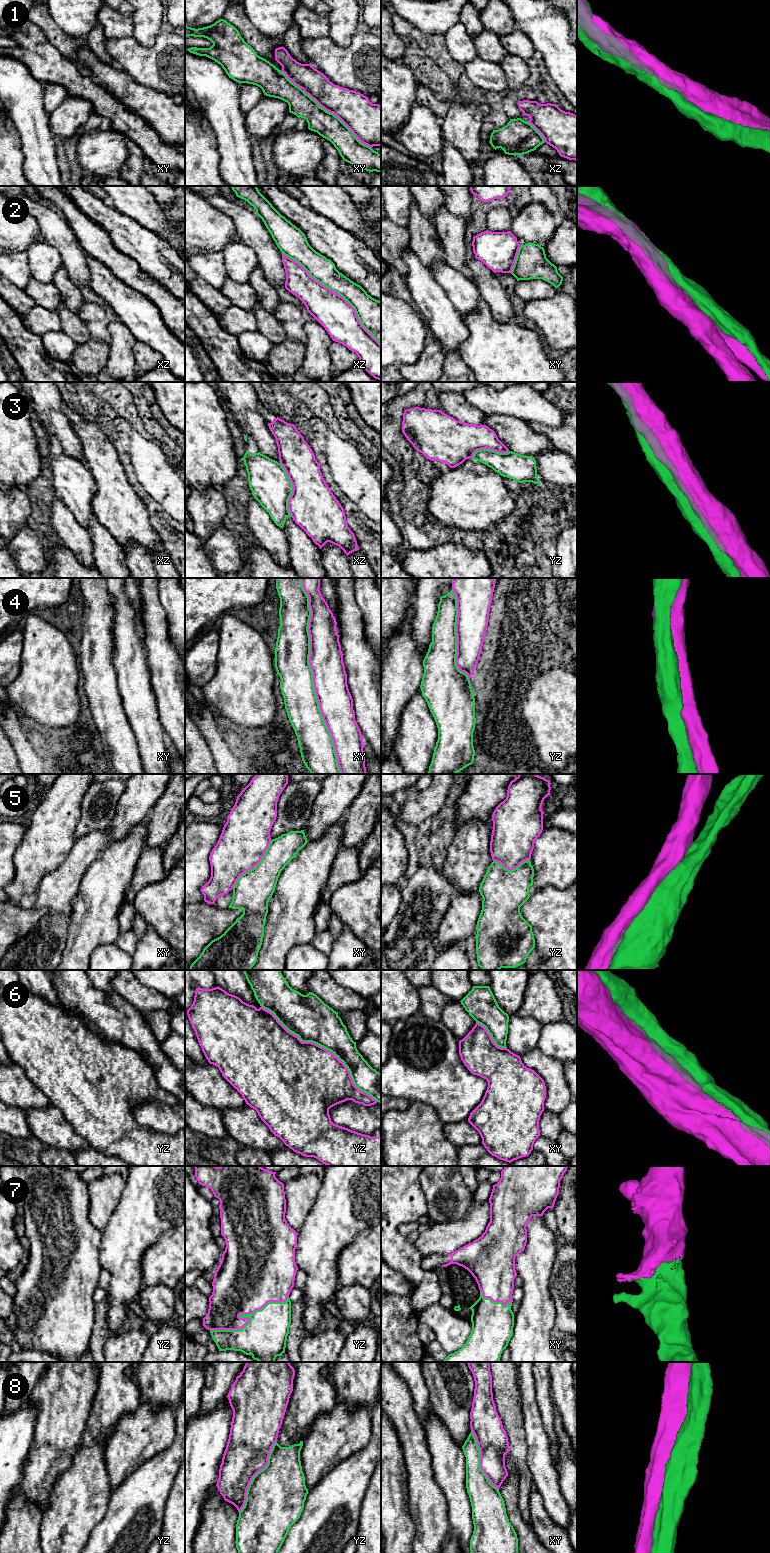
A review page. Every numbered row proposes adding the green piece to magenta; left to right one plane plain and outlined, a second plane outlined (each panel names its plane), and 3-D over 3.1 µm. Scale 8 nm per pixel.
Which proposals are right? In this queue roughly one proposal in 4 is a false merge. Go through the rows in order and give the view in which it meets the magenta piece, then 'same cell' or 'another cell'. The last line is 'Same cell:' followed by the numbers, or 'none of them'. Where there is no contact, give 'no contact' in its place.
1: contact in xy; same cell
2: contact in xz; another cell
3: contact in xz; same cell
4: contact in xy; another cell
5: contact in xy; same cell
6: contact in yz; same cell
7: contact in yz; same cell
8: contact in yz; another cell
Same cell: 1, 3, 5, 6, 7

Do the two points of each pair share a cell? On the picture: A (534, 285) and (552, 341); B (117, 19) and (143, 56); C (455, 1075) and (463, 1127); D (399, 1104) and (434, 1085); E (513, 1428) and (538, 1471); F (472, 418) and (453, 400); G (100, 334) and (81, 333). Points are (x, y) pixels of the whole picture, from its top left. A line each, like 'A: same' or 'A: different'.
A: same
B: same
C: different
D: different
E: different
F: same
G: different

